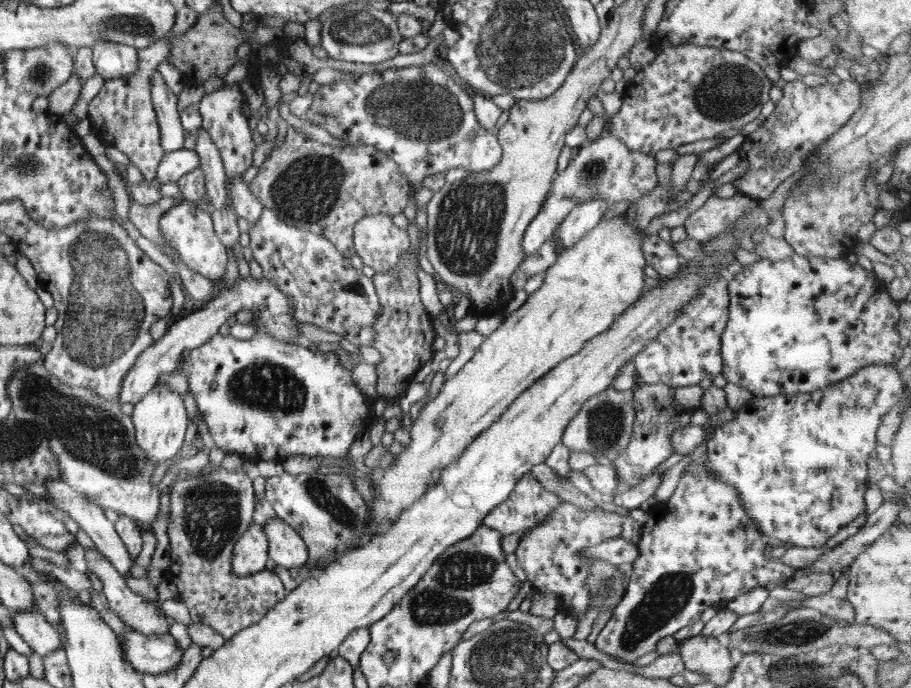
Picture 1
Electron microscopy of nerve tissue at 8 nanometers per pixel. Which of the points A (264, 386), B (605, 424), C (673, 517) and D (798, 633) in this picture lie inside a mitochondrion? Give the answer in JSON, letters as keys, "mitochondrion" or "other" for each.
{"A":"mitochondrion","B":"mitochondrion","C":"other","D":"mitochondrion"}

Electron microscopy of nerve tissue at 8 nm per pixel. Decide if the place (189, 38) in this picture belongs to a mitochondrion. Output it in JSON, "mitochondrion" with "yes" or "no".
{"mitochondrion":"no"}

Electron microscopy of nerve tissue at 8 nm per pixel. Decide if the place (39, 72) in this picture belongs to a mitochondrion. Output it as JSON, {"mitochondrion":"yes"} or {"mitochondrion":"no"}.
{"mitochondrion":"yes"}

